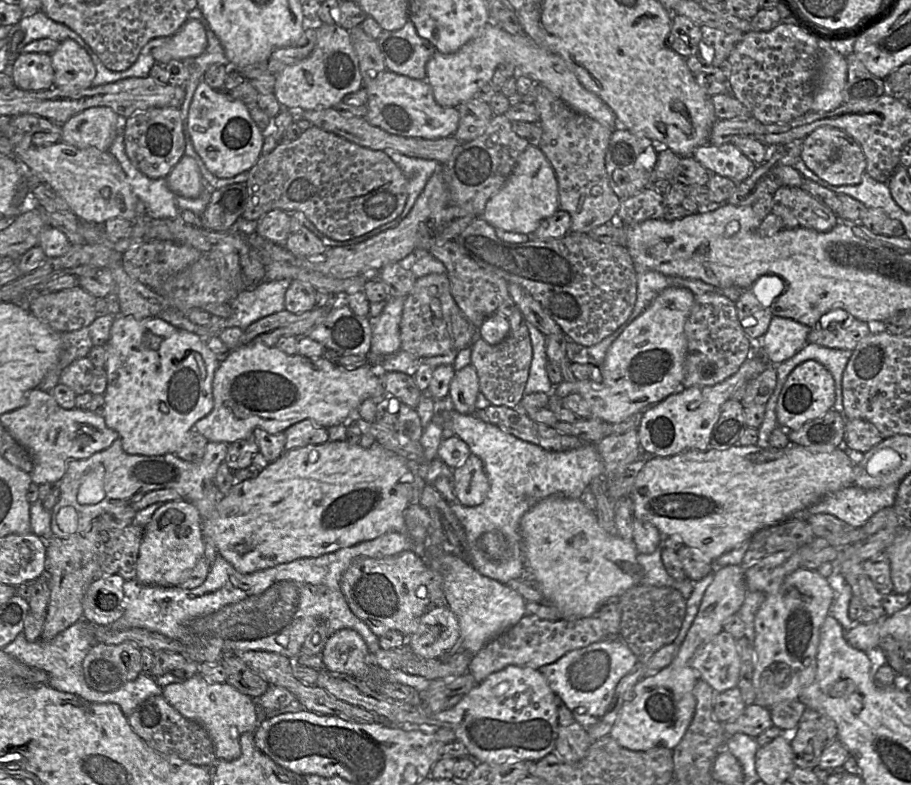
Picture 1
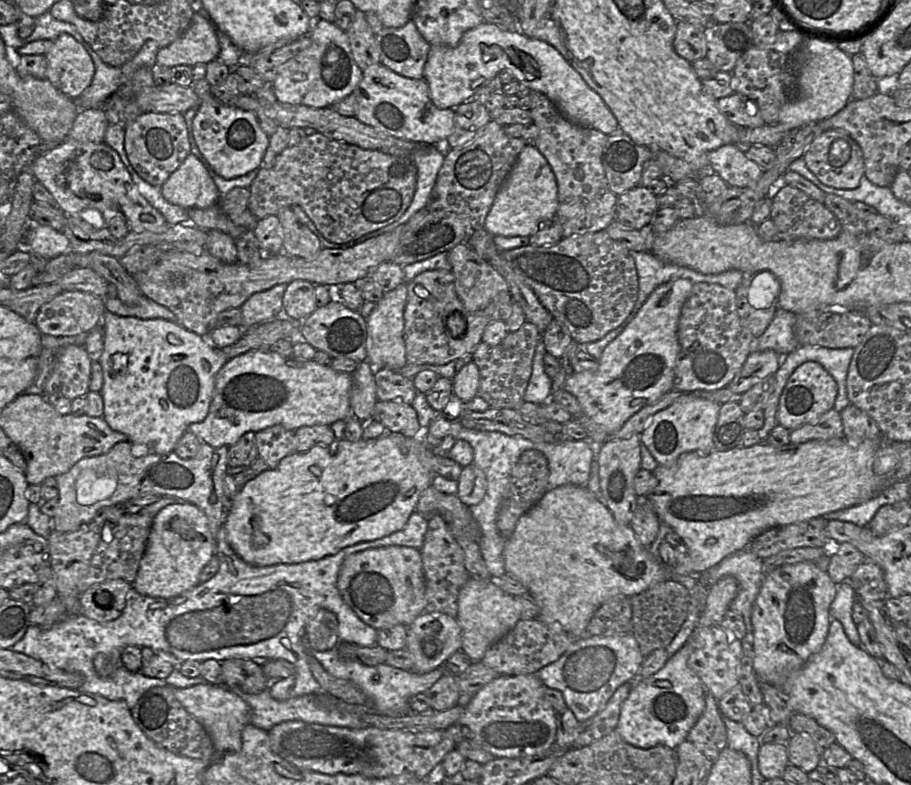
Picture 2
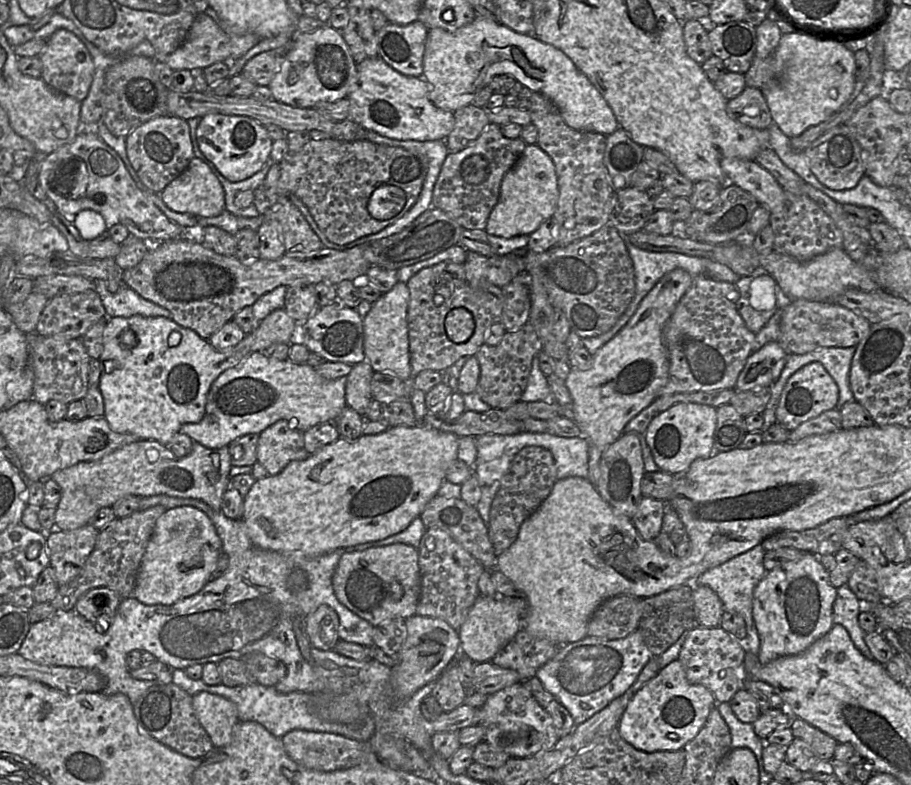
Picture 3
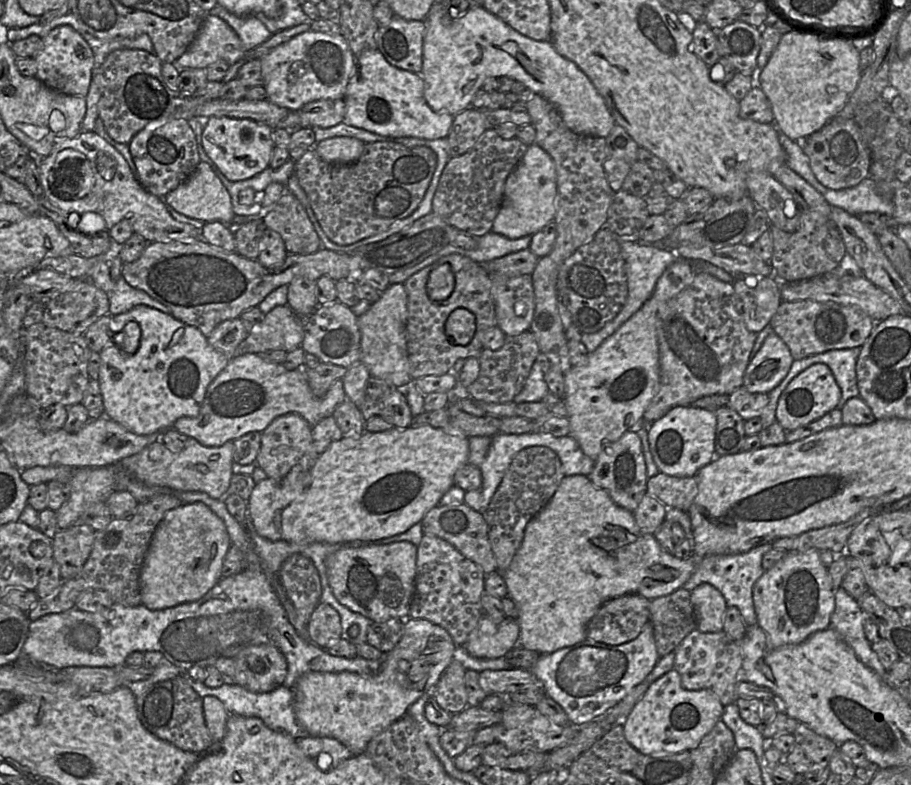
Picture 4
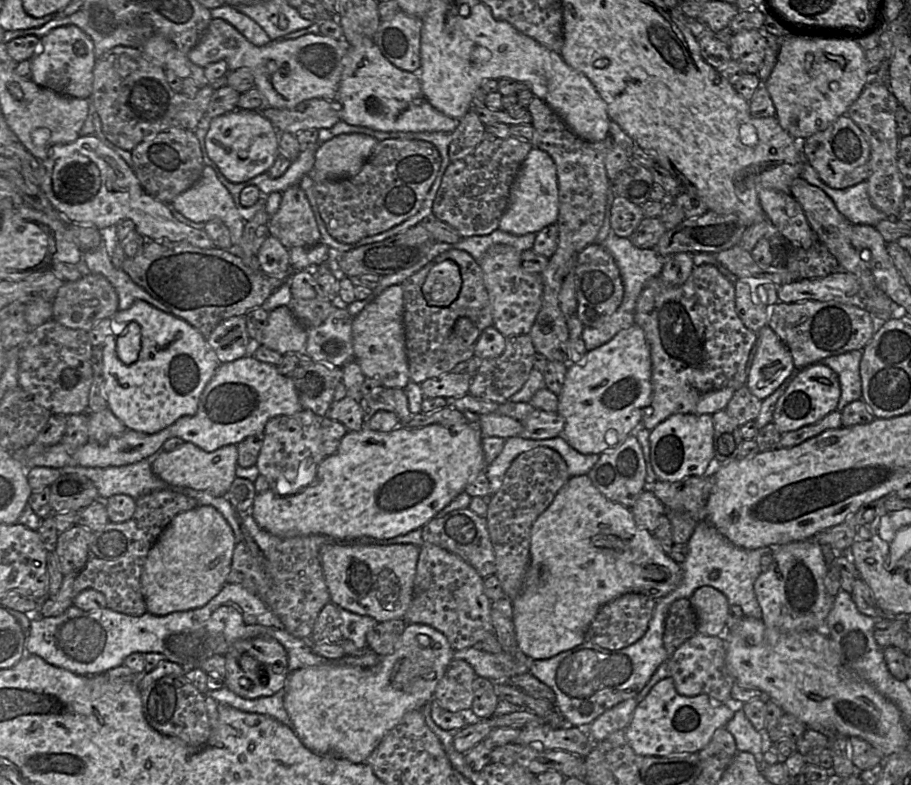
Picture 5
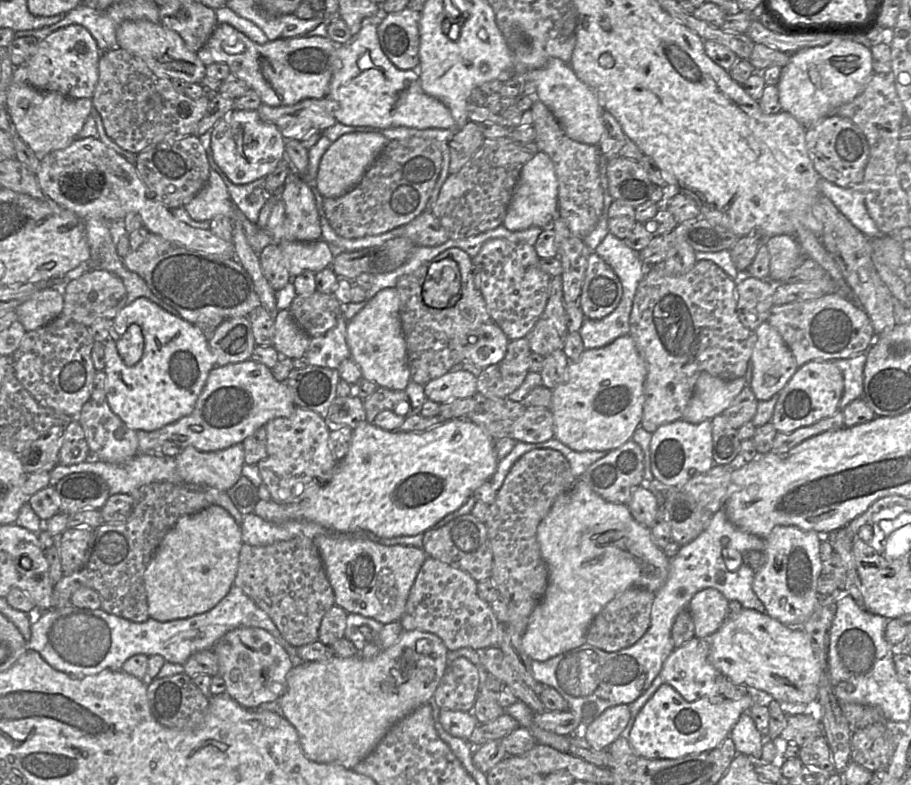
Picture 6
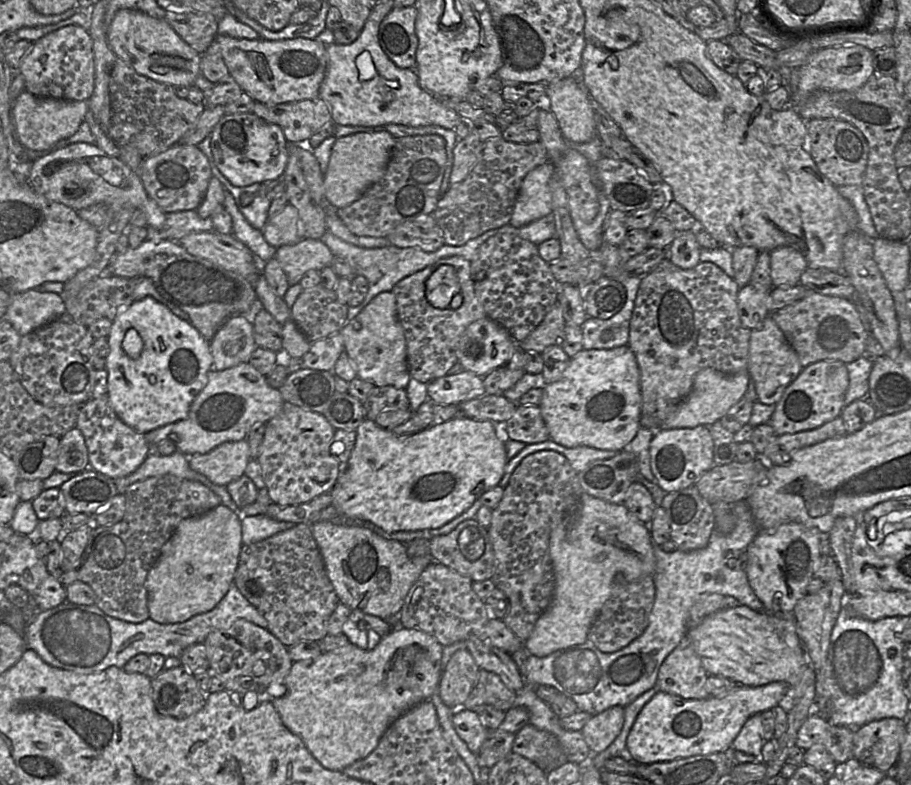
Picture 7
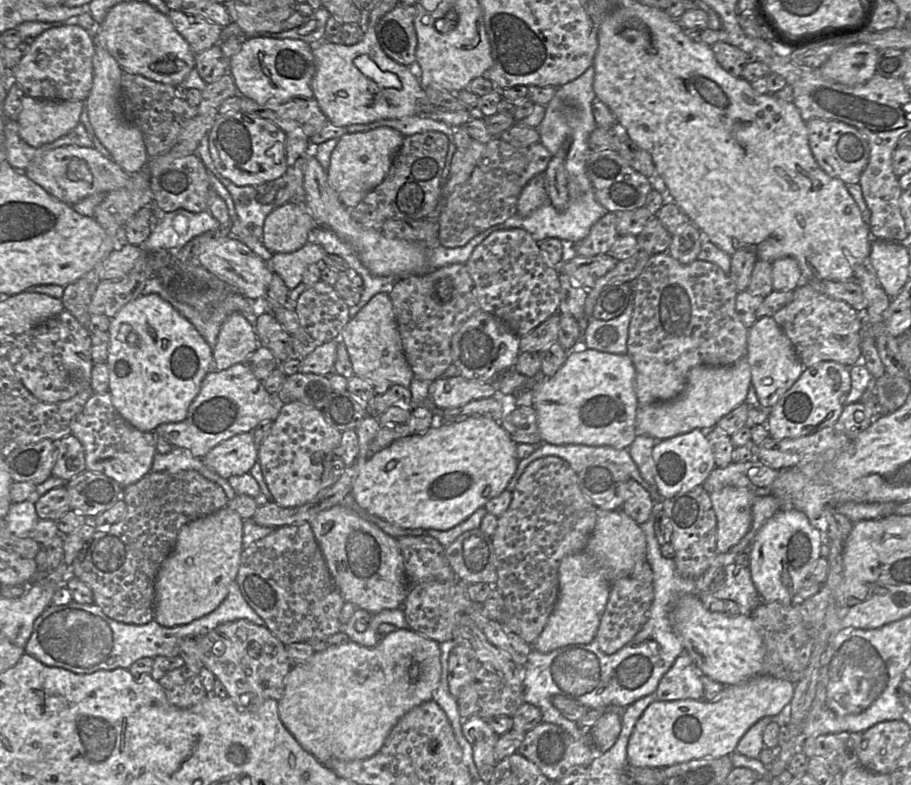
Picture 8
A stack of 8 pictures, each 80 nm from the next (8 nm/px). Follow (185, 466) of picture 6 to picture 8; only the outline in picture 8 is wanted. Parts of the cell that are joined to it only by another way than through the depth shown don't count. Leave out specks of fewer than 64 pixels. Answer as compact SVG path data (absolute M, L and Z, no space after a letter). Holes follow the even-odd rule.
M252 432L242 433L216 445L202 461L211 471L229 479L249 473L258 460L258 449Z

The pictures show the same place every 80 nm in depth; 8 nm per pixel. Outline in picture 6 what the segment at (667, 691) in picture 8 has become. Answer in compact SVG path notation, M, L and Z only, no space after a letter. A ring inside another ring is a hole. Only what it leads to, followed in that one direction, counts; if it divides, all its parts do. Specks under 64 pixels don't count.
M696 636L682 646L674 648L663 662L659 673L663 683L673 687L688 702L719 695L718 677L721 673L710 662L709 652L708 640Z

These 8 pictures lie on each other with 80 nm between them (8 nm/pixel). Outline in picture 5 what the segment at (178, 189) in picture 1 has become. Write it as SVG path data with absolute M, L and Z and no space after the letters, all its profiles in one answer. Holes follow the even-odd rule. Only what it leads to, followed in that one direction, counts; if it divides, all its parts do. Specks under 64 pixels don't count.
M204 166L199 181L179 194L170 205L197 223L221 220L230 231L233 246L239 246L245 221L239 214L232 195L211 167Z

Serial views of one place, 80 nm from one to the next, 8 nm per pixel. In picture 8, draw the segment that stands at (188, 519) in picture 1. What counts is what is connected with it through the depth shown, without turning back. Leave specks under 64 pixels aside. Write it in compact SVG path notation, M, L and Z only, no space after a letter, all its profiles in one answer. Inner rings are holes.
M228 505L212 514L198 518L196 520L193 520L183 525L179 530L177 540L173 550L161 564L155 579L154 620L161 626L175 627L175 626L188 624L214 611L228 595L230 584L233 581L236 581L236 577L240 565L240 558L243 550L242 539L243 539L243 518L235 510L230 508Z

